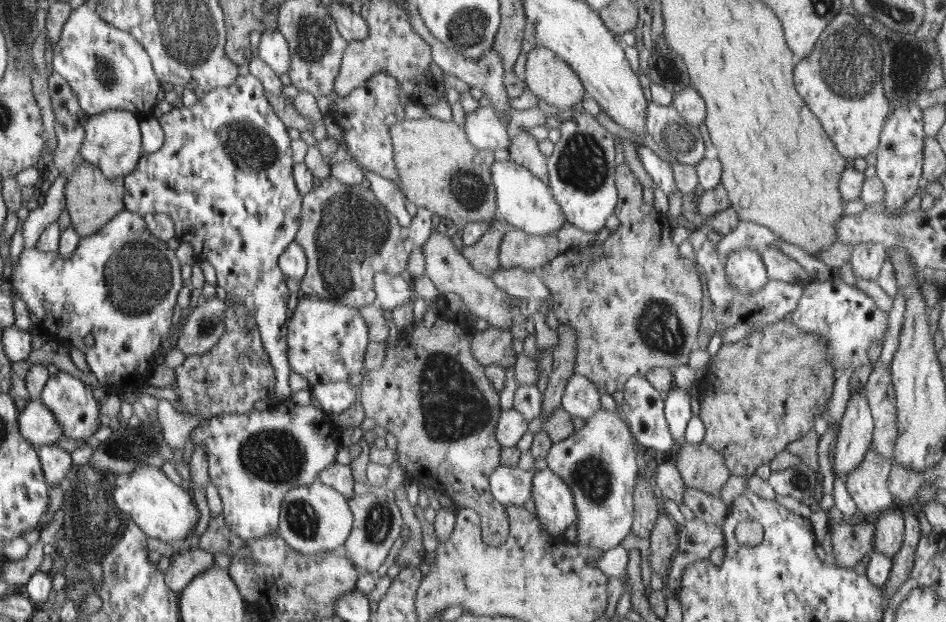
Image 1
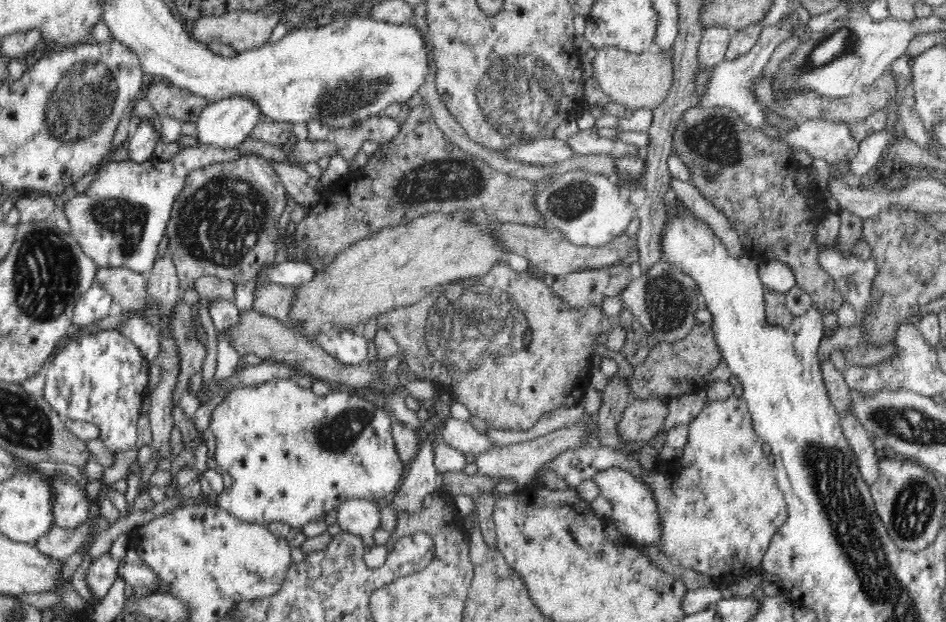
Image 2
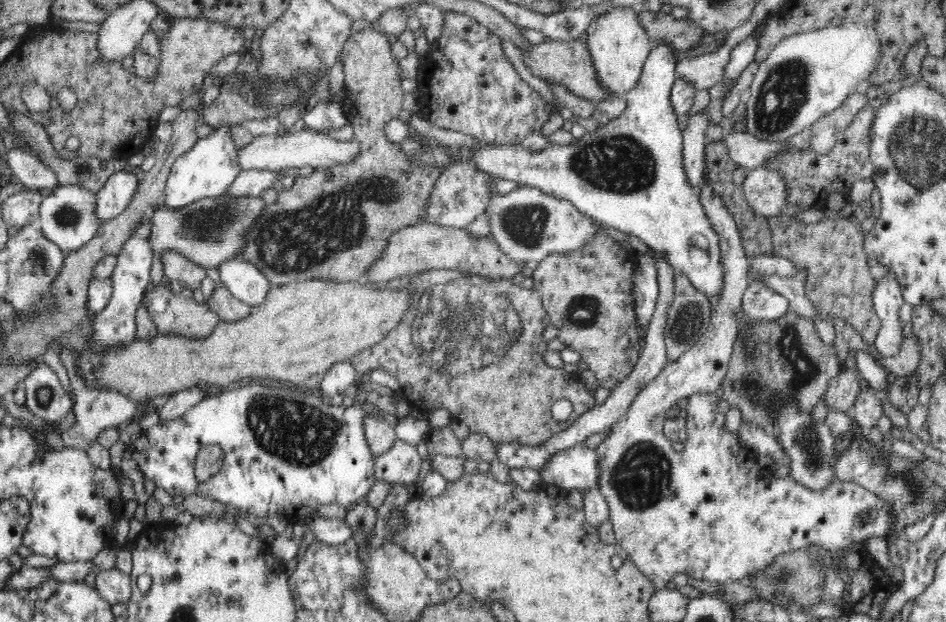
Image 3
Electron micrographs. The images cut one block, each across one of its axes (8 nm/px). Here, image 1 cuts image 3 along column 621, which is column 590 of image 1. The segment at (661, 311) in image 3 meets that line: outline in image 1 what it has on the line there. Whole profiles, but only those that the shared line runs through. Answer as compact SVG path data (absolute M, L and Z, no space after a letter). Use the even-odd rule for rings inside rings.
M573 374L561 398L561 408L571 419L588 421L601 407L600 392L592 380Z

